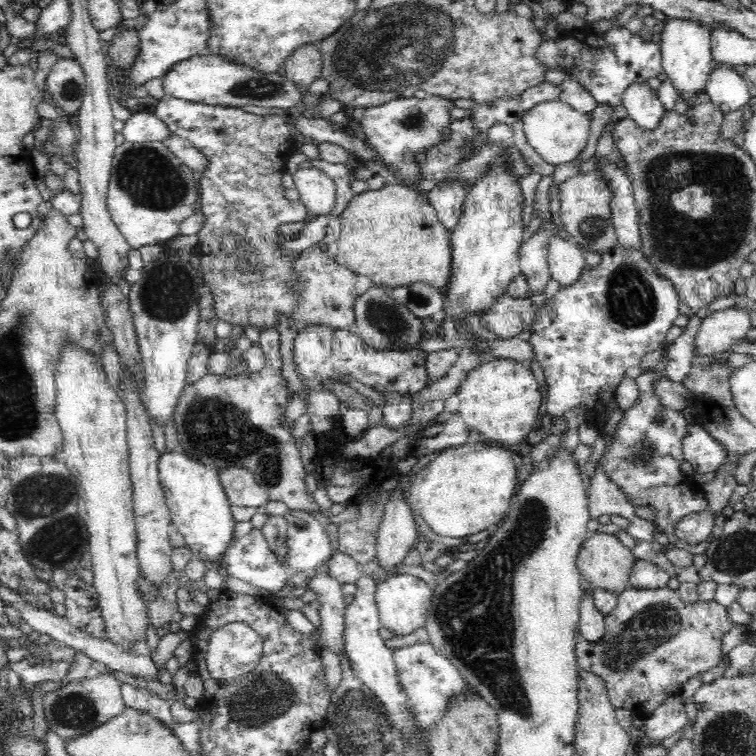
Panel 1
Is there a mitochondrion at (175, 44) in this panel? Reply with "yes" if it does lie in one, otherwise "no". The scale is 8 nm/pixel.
no

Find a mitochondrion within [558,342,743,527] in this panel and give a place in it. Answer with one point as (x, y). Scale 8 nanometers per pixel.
(641, 456)

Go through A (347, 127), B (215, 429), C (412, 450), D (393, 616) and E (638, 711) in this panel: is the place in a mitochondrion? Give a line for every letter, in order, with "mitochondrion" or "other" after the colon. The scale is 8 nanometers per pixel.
A: other
B: mitochondrion
C: other
D: other
E: other

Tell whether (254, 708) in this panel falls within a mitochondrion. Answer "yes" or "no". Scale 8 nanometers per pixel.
yes

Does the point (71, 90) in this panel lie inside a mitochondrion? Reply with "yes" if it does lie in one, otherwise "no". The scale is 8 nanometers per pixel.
yes

